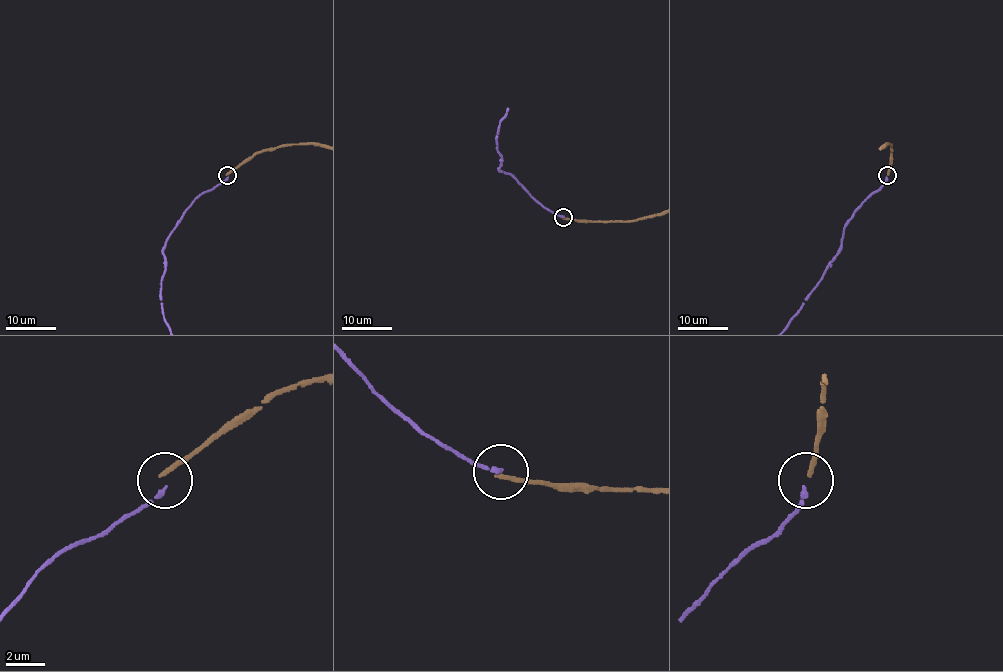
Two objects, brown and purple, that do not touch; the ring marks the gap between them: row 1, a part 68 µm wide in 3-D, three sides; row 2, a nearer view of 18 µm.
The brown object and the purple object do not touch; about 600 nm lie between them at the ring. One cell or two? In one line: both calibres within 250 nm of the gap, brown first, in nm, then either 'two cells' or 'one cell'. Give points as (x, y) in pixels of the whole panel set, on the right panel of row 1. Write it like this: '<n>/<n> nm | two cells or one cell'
240/220 nm | two cells

